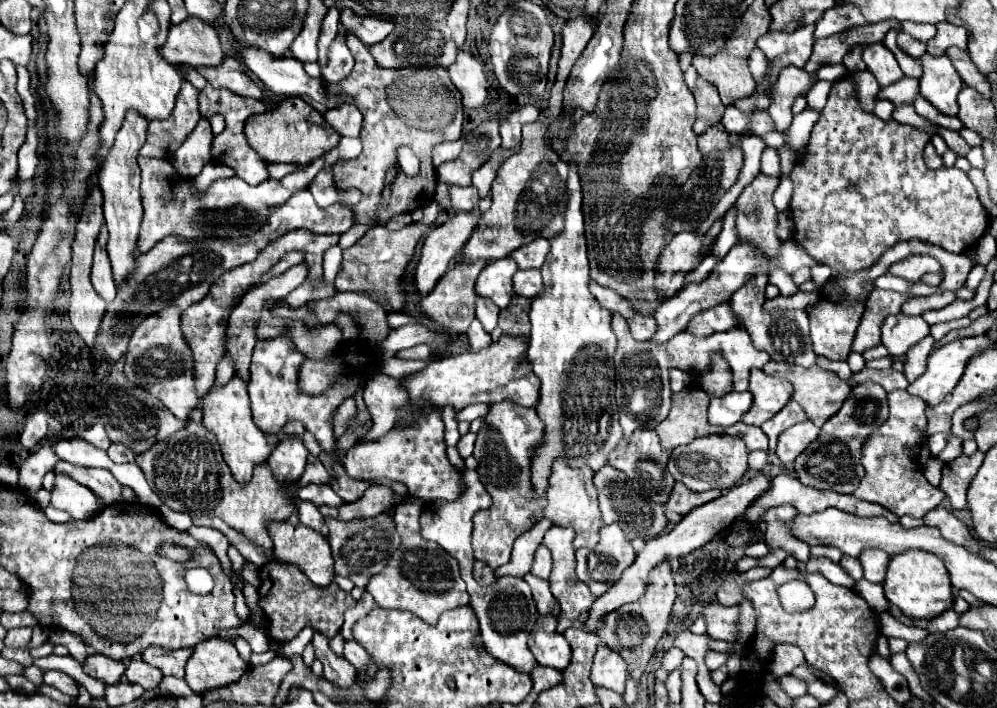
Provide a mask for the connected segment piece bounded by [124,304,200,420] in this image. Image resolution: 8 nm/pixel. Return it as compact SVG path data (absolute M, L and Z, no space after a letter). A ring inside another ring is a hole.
M166 306L156 314L146 316L140 326L134 330L128 354L126 354L126 376L130 382L136 382L136 386L148 390L152 396L156 396L176 418L186 420L188 414L198 406L200 398L196 394L196 378L194 378L194 358L188 342L184 340L182 332L182 308L180 306ZM160 348L168 354L168 360L150 360L150 350Z

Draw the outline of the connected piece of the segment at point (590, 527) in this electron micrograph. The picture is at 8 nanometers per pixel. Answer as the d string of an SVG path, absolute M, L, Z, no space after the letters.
M558 458L552 464L552 472L548 478L548 488L546 488L546 508L544 508L544 518L552 520L556 526L570 526L576 530L574 538L574 548L592 548L598 542L598 530L602 528L602 514L598 508L598 494L592 484L594 472L588 466L582 468L570 468L562 458Z

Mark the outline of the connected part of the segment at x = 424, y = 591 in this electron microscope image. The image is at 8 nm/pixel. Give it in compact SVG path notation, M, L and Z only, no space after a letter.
M412 496L394 508L394 522L402 538L402 546L390 556L390 562L386 564L386 568L380 574L370 578L366 590L372 594L374 602L380 608L408 610L420 616L424 622L436 624L438 616L444 610L466 606L468 592L466 592L464 580L460 578L458 562L444 548L422 538L420 534L422 512L424 512L424 502Z

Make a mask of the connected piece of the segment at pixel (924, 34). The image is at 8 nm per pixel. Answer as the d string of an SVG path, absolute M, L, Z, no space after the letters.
M902 22L900 30L914 36L920 42L930 40L936 34L936 26L932 26L932 24L916 24L916 22Z

